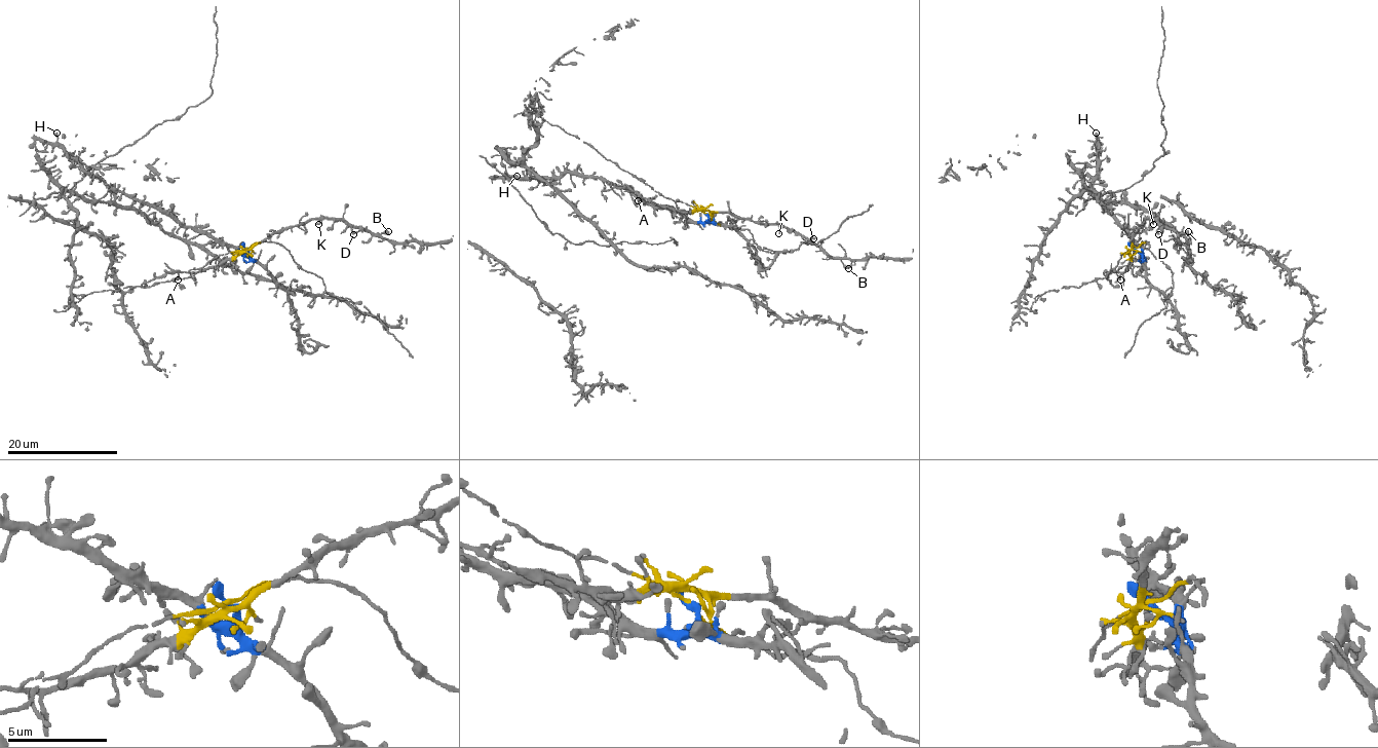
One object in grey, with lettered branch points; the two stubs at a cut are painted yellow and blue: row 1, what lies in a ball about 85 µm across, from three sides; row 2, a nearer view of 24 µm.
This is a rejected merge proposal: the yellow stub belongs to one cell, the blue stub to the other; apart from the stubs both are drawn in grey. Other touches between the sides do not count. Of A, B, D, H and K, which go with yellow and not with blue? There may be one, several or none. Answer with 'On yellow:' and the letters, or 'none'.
On yellow: A, B, D, K

